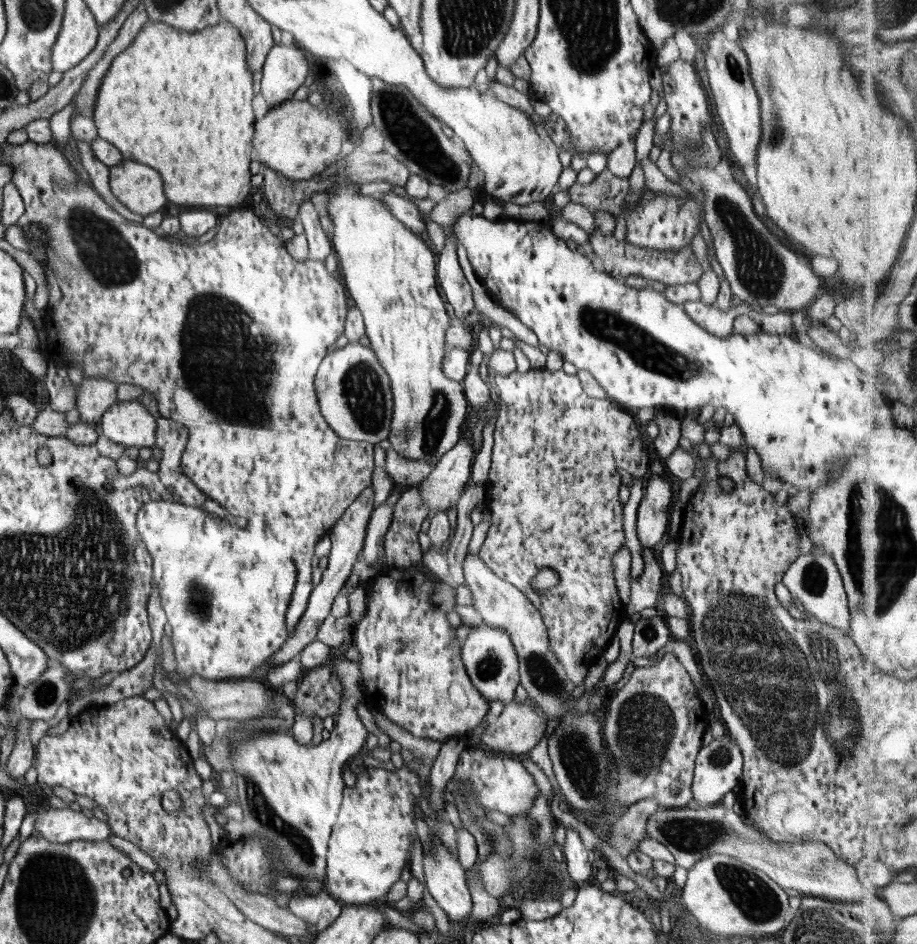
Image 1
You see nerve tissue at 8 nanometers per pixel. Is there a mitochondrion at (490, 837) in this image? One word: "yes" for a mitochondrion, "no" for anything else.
yes

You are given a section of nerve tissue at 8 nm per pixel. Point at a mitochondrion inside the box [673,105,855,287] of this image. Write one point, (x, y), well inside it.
(779, 131)

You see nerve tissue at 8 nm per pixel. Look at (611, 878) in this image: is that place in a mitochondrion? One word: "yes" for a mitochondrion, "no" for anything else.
no

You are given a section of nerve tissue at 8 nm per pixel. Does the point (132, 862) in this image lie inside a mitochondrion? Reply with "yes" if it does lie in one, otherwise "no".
no

